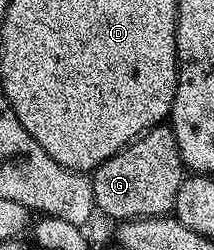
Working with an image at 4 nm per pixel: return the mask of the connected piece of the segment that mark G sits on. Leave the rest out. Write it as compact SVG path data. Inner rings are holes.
M160 125L143 132L122 151L95 168L91 188L95 205L114 221L146 219L152 215L171 215L177 201L177 189L185 178L183 158L179 156L177 137L170 126Z

